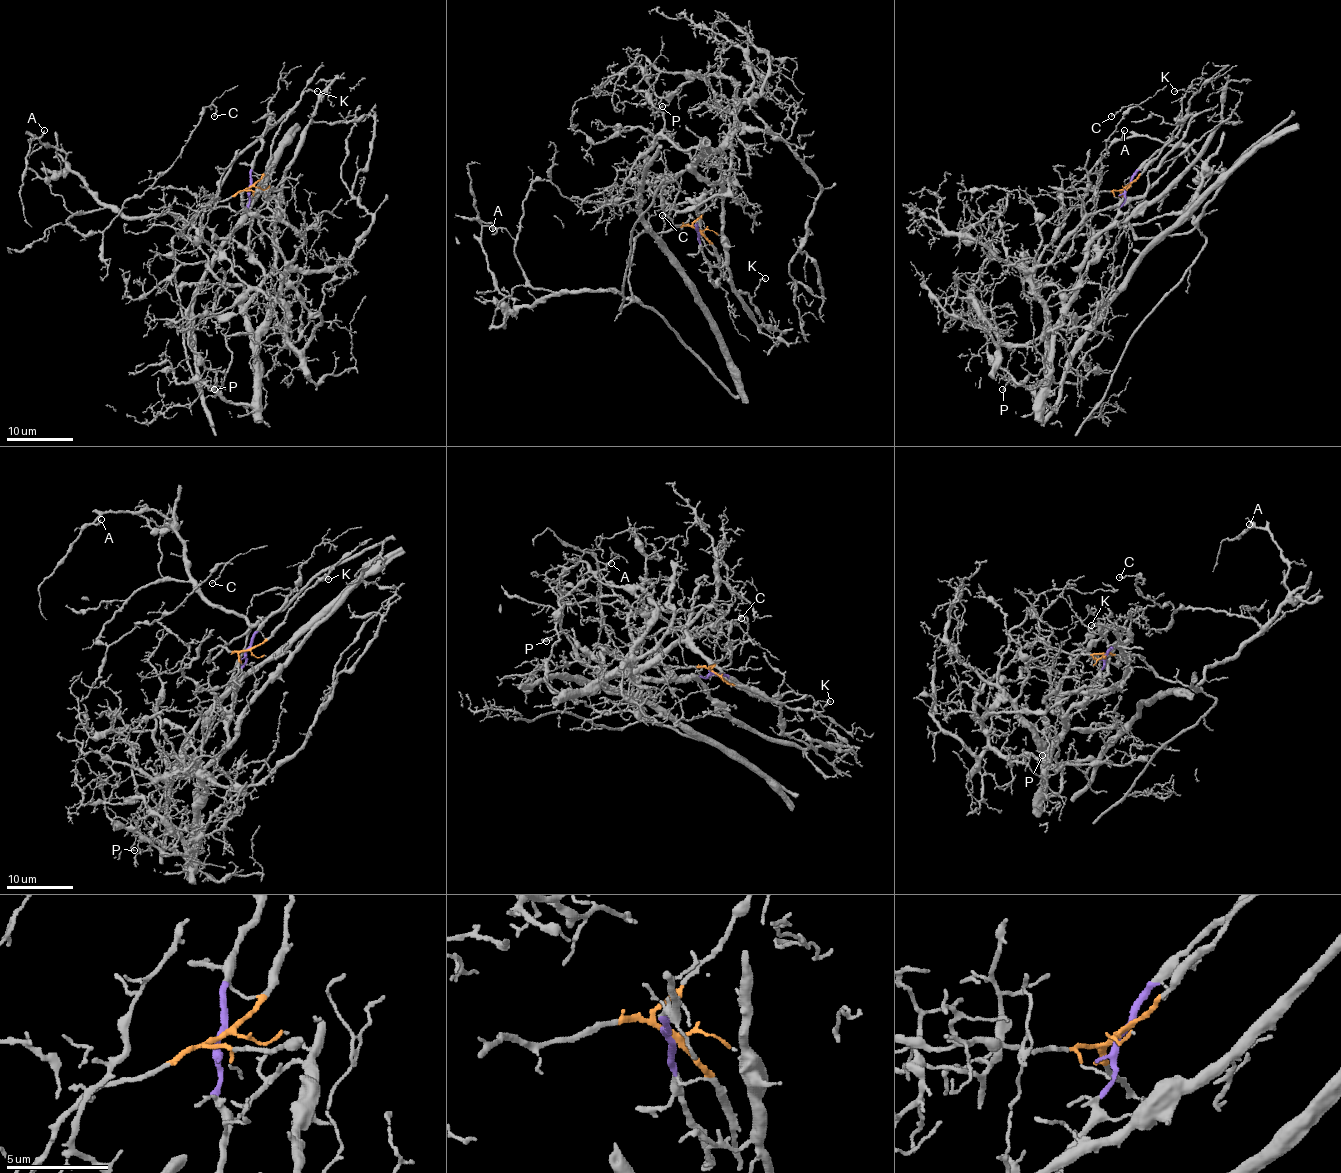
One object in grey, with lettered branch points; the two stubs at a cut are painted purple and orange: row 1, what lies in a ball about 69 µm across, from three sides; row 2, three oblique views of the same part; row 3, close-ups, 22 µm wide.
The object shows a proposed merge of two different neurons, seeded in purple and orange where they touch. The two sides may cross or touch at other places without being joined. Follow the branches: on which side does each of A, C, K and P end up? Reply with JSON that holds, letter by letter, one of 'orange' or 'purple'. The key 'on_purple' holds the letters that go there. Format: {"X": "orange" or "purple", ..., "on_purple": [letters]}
{"A": "orange", "C": "orange", "K": "orange", "P": "purple", "on_purple": ["P"]}

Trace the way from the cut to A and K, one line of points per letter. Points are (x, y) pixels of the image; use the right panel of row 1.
A: (1126, 187), (1127, 222), (1137, 237), (1194, 227), (1187, 205), (1202, 162), (1187, 145), (1122, 137), (1124, 130)
K: (1126, 187), (1169, 140), (1186, 115), (1192, 91), (1174, 91)

